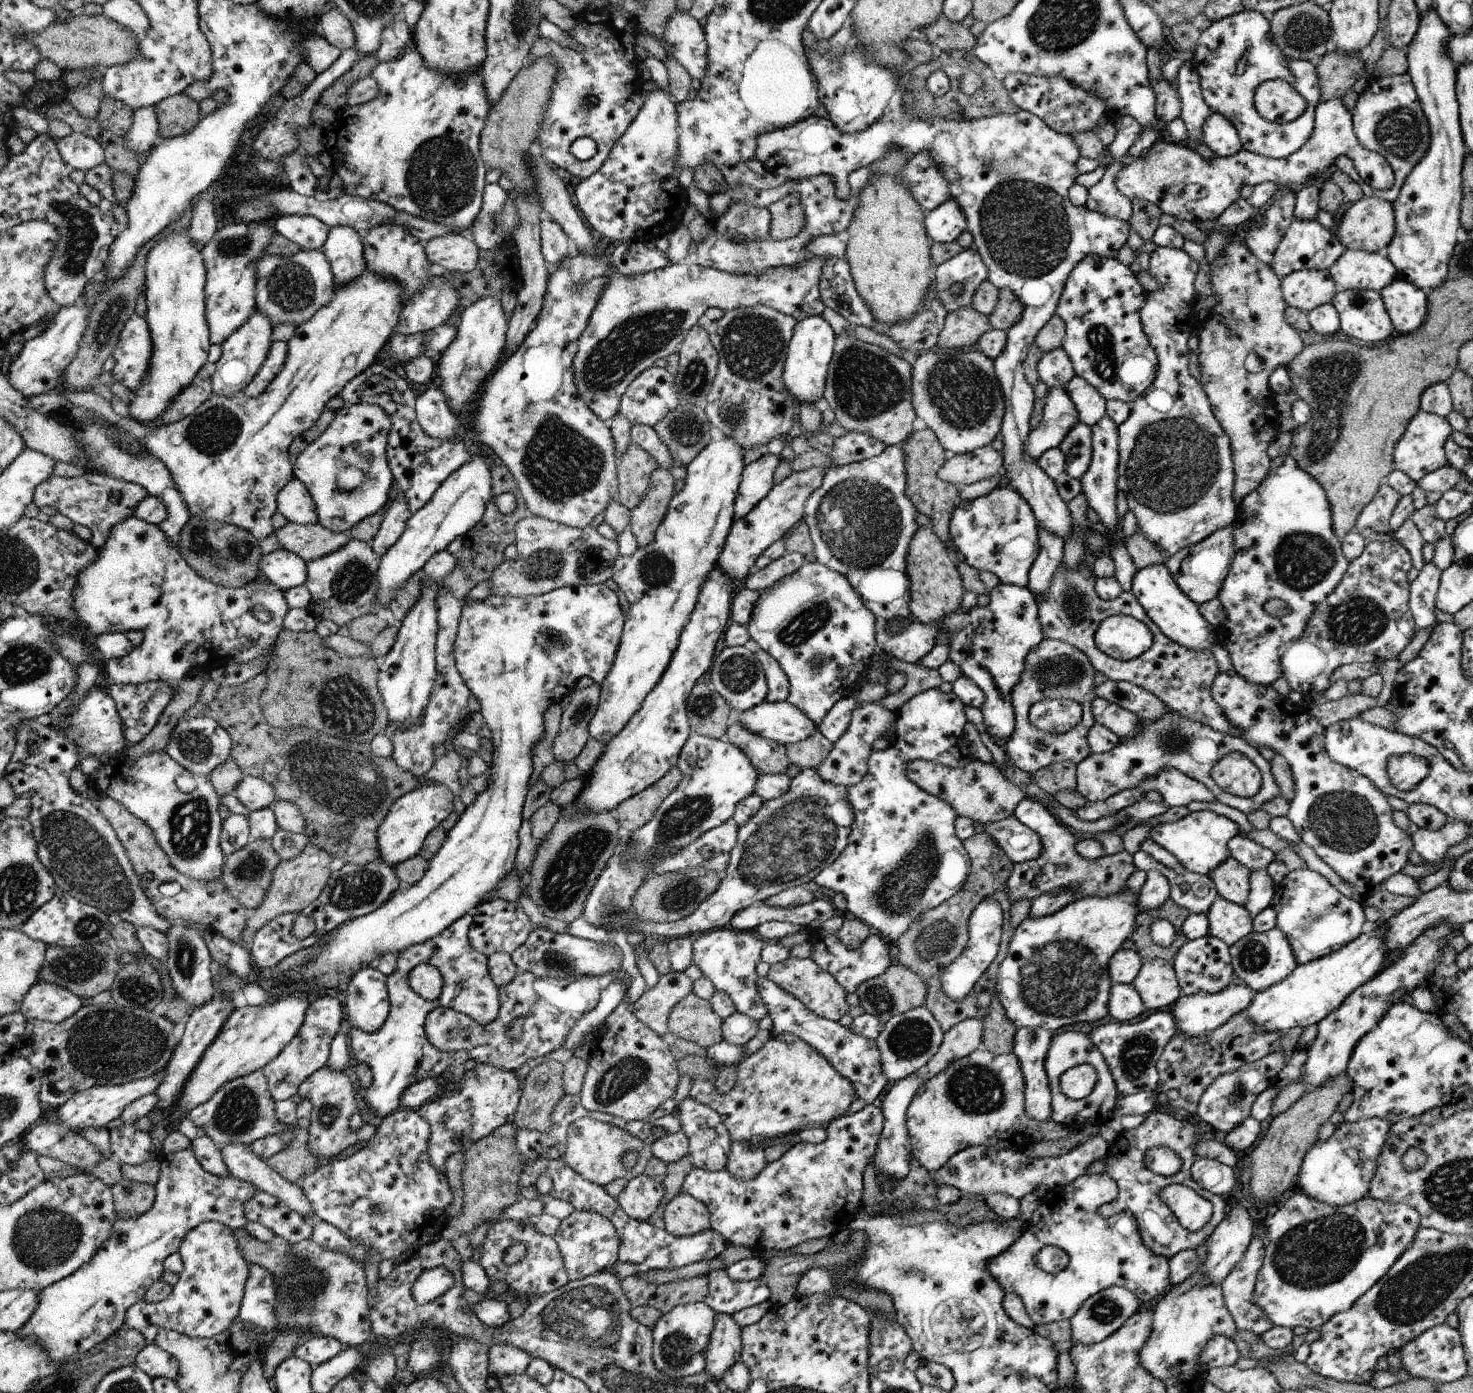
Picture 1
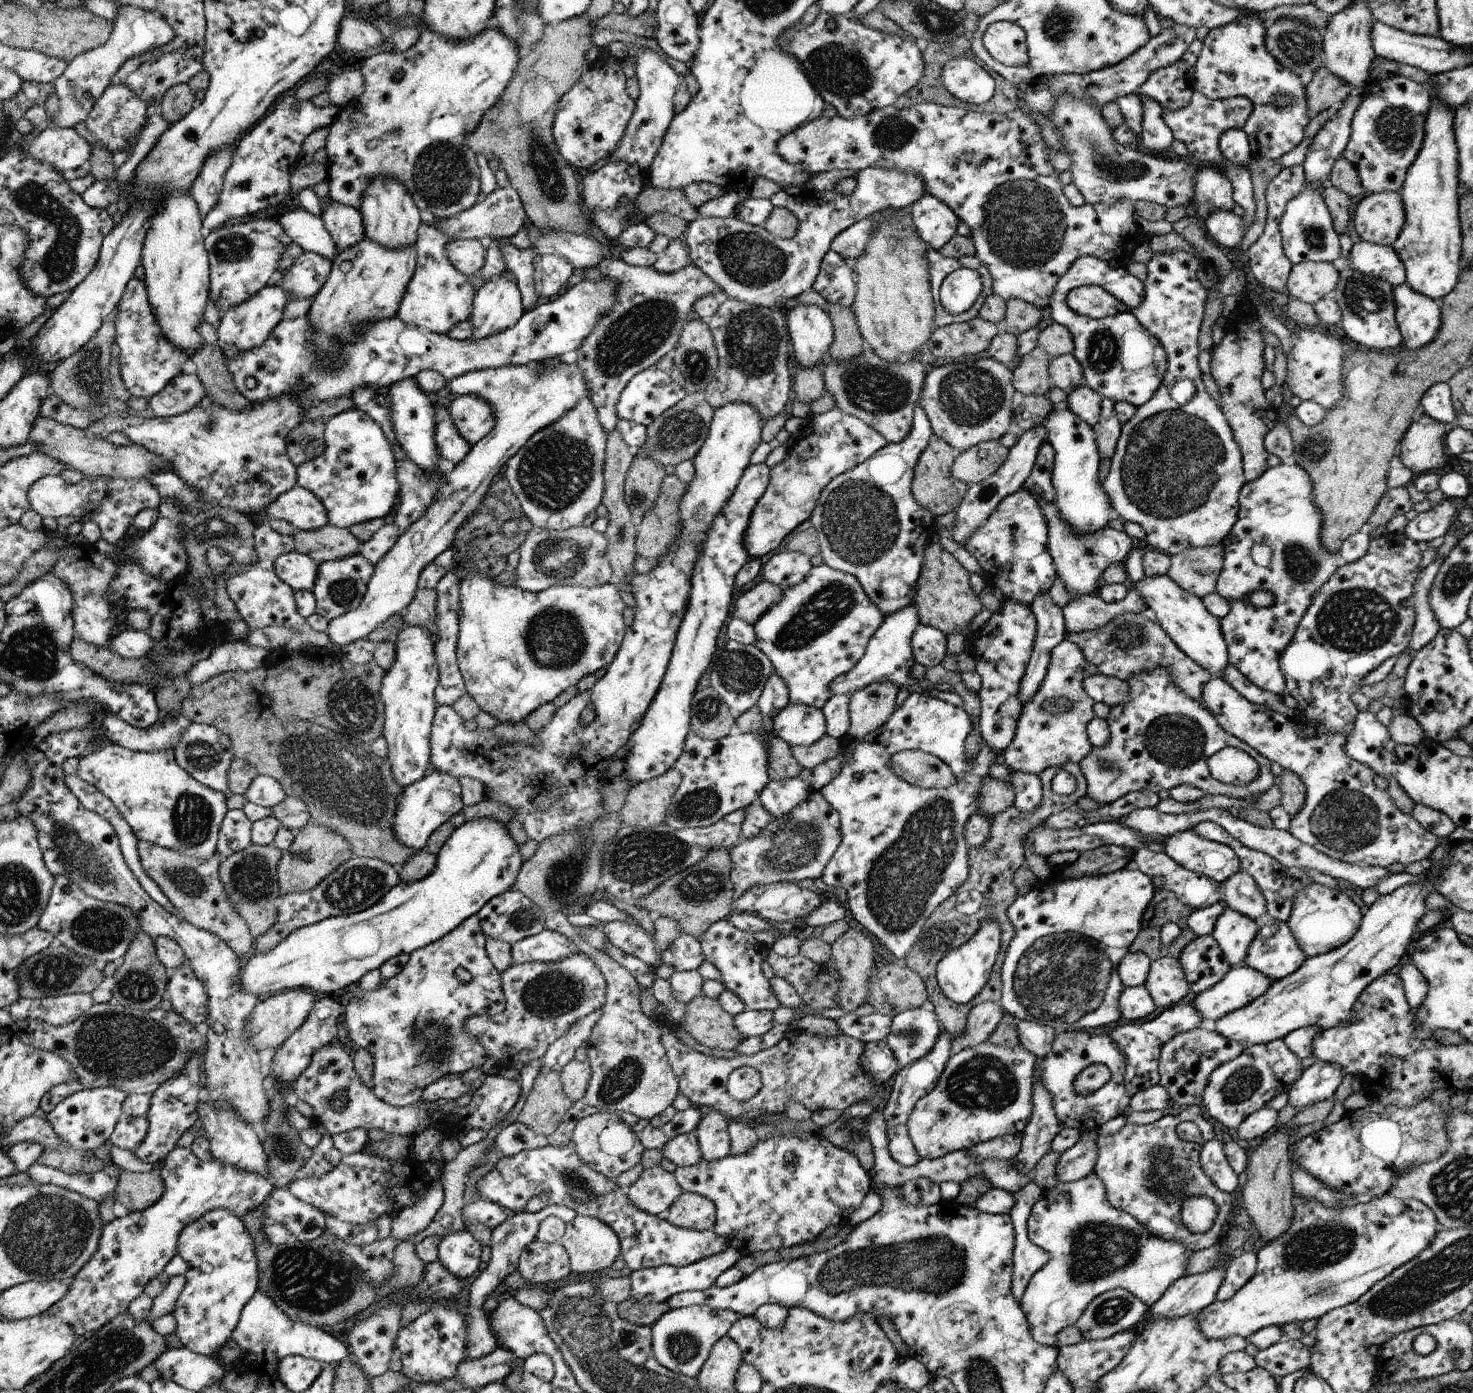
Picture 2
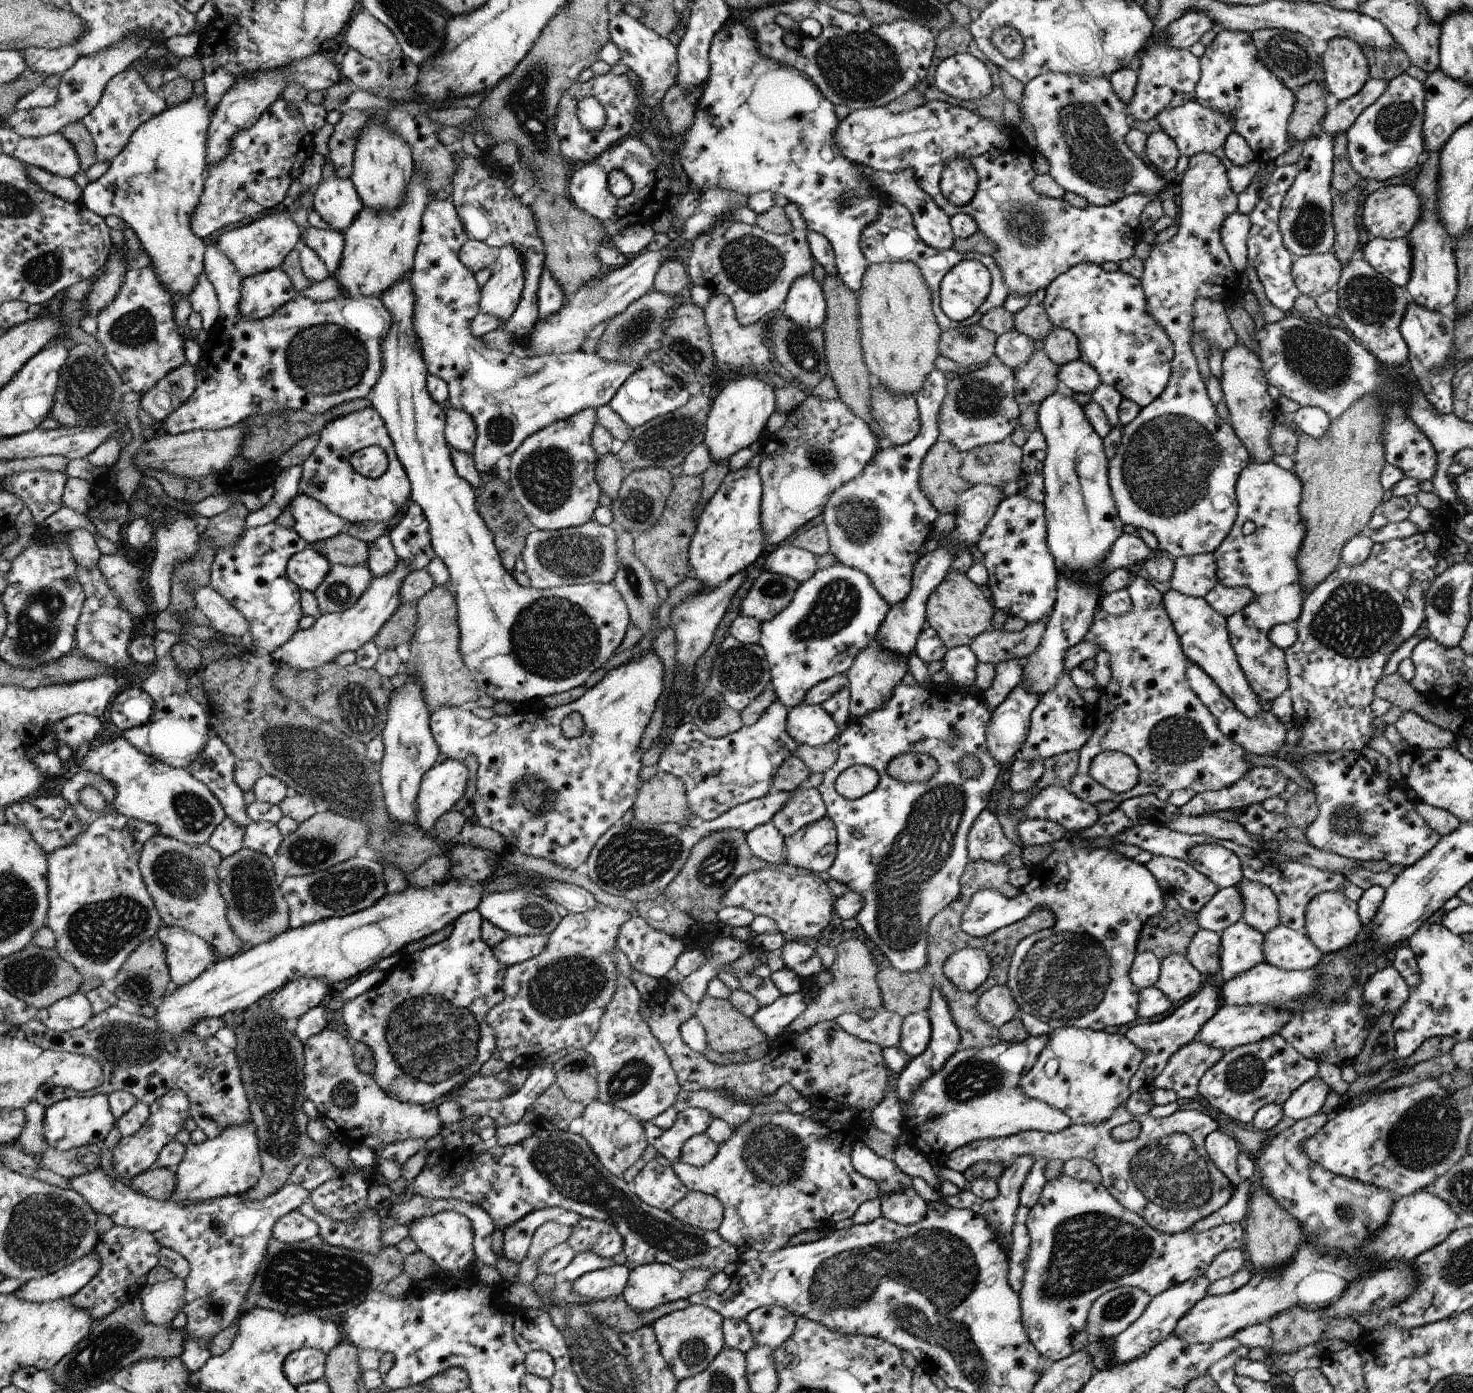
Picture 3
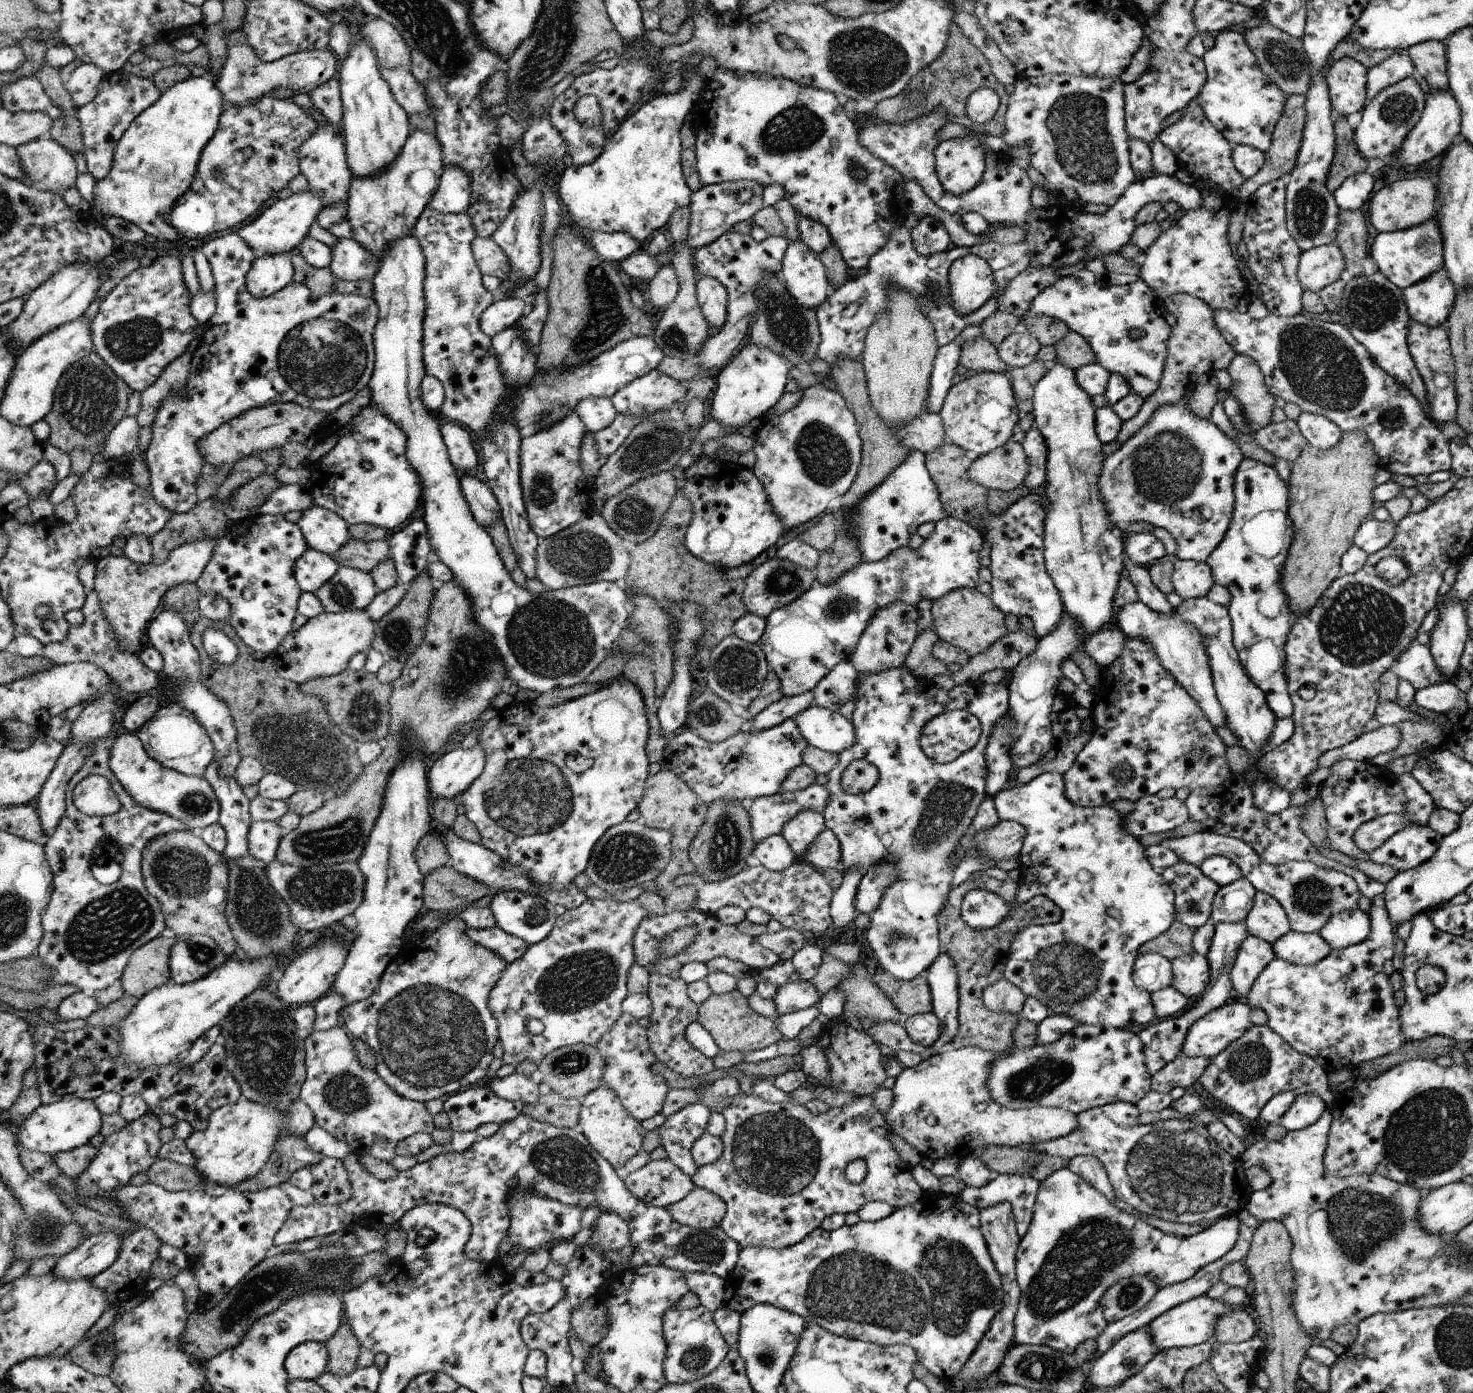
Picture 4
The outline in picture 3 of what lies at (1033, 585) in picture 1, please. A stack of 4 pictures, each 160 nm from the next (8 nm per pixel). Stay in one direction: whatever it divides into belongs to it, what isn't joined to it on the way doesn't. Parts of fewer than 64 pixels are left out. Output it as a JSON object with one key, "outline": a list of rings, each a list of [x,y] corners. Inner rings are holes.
{"outline":[[[1018,683],[1006,700],[991,714],[986,727],[987,749],[990,754],[1005,766],[1011,763],[1016,752],[1025,743],[1031,721],[1031,712],[1036,708],[1039,696],[1030,692],[1022,683]]]}

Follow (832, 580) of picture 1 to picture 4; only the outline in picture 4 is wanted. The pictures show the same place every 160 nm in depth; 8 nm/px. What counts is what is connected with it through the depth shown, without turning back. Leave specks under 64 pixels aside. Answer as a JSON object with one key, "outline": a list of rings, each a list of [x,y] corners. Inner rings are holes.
{"outline":[[[946,516],[935,524],[934,532],[918,550],[902,547],[881,561],[862,562],[833,583],[815,583],[793,603],[772,611],[765,618],[765,629],[759,643],[769,657],[770,668],[774,669],[779,678],[783,696],[793,697],[812,691],[838,663],[850,660],[877,610],[902,600],[911,605],[916,605],[922,598],[930,598],[933,601],[950,591],[978,586],[978,570],[981,568],[979,552],[983,541],[981,532],[966,521]]]}

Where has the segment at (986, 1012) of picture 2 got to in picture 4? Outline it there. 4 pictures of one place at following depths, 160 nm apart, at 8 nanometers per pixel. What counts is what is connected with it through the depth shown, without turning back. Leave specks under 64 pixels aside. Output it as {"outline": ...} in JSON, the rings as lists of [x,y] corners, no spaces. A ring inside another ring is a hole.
{"outline":[[[1004,977],[983,988],[982,991],[984,1006],[993,1013],[1019,1015],[1026,999],[1027,996],[1015,984],[1007,981]]]}

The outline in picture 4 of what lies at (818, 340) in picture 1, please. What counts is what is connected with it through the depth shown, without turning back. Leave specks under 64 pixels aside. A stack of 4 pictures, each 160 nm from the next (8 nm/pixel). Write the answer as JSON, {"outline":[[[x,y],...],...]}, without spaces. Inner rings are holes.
{"outline":[[[801,239],[789,242],[780,277],[794,300],[804,308],[815,310],[828,299],[830,284],[822,260]]]}

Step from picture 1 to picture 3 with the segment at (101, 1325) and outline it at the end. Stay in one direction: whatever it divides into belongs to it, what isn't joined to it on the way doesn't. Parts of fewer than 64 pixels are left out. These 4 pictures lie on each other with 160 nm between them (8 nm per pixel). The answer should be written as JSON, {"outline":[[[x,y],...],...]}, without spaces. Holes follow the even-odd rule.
{"outline":[[[251,1120],[243,1125],[232,1125],[214,1140],[206,1139],[202,1144],[186,1144],[186,1152],[176,1167],[177,1190],[170,1200],[179,1205],[227,1196],[244,1195],[262,1176],[260,1144]],[[114,1224],[106,1233],[99,1235],[97,1240],[95,1252],[100,1257],[100,1271],[69,1300],[80,1309],[86,1308],[95,1321],[112,1315],[122,1304],[142,1296],[142,1289],[148,1285],[146,1275],[159,1264],[162,1247],[149,1230]]]}

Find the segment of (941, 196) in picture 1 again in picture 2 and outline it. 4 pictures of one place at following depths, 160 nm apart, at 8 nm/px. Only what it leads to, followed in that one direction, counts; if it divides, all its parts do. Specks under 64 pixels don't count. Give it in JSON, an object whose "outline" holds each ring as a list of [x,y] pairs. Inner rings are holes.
{"outline":[[[866,167],[856,171],[855,191],[850,196],[844,196],[834,191],[820,192],[810,186],[782,187],[779,192],[770,196],[774,207],[788,207],[799,220],[799,227],[791,239],[781,239],[771,235],[763,226],[755,227],[734,217],[704,217],[690,222],[685,230],[686,244],[689,245],[690,260],[698,265],[702,272],[711,276],[712,280],[721,285],[727,298],[736,298],[753,305],[768,308],[782,308],[786,300],[800,296],[802,292],[812,289],[819,271],[823,256],[831,248],[830,243],[843,230],[850,228],[859,220],[872,217],[884,209],[907,209],[928,194],[925,180],[917,174],[902,169],[887,169],[884,167]]]}

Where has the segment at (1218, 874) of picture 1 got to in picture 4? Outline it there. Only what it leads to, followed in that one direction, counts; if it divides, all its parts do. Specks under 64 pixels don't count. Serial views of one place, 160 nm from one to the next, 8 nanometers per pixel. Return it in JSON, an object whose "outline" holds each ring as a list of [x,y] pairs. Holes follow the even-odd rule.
{"outline":[[[1256,891],[1252,908],[1244,924],[1250,935],[1260,937],[1270,944],[1291,930],[1282,905],[1273,896],[1260,891]]]}

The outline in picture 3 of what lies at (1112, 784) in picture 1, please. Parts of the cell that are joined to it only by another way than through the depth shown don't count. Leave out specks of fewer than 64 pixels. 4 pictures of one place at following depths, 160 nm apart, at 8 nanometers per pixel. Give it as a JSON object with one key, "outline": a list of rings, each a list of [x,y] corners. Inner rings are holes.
{"outline":[[[1137,576],[1129,584],[1129,595],[1132,601],[1131,611],[1114,616],[1108,614],[1103,607],[1098,607],[1090,630],[1083,640],[1096,644],[1111,654],[1111,681],[1103,688],[1095,708],[1096,724],[1086,744],[1079,750],[1079,765],[1072,777],[1069,790],[1078,798],[1090,804],[1112,801],[1117,804],[1123,800],[1156,793],[1160,788],[1170,792],[1178,789],[1191,789],[1195,793],[1219,791],[1238,782],[1251,768],[1247,761],[1247,750],[1226,738],[1214,715],[1189,687],[1185,673],[1187,656],[1180,646],[1172,621],[1163,605],[1163,594],[1150,582]],[[1104,751],[1120,751],[1132,757],[1139,768],[1139,781],[1134,788],[1123,793],[1113,793],[1104,785],[1096,782],[1089,773],[1091,760]]]}

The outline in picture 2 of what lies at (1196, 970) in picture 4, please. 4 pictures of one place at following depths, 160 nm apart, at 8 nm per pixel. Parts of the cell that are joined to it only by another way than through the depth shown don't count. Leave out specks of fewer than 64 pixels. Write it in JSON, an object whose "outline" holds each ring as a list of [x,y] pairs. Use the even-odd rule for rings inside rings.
{"outline":[[[1162,957],[1151,961],[1148,976],[1143,984],[1158,1008],[1170,1008],[1191,997],[1180,961],[1174,957]]]}

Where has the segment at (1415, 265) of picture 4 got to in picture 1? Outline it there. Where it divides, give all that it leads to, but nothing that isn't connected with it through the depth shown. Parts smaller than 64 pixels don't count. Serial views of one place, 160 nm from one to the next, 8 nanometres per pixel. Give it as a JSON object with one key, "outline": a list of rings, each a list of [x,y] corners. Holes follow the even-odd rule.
{"outline":[[[1346,249],[1327,270],[1339,291],[1364,289],[1379,291],[1398,278],[1396,267],[1383,253]]]}

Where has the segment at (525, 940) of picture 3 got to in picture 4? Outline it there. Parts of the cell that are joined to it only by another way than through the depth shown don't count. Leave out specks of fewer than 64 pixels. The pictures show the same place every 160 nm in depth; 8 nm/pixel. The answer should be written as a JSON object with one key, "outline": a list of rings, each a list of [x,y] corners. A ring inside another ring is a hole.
{"outline":[[[498,925],[489,929],[470,929],[463,926],[463,929],[474,942],[496,952],[507,964],[520,959],[529,950],[529,944],[525,940],[507,933]]]}

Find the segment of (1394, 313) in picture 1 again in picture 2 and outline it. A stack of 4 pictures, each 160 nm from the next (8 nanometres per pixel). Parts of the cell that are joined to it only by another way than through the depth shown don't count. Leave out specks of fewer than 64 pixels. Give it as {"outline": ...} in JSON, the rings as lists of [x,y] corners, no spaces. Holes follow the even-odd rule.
{"outline":[[[1404,284],[1393,287],[1395,315],[1406,349],[1431,343],[1441,325],[1441,308],[1434,299]]]}

